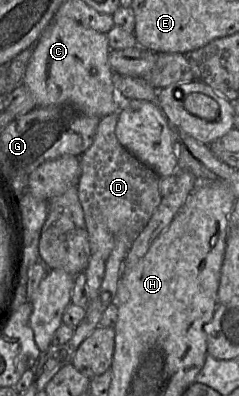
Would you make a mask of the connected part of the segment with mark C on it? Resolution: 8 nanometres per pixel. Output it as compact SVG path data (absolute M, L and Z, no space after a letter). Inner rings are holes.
M54 18L32 48L22 84L31 92L36 107L71 104L88 115L103 118L119 112L119 100L109 64L110 45L107 35L85 27L78 21Z

